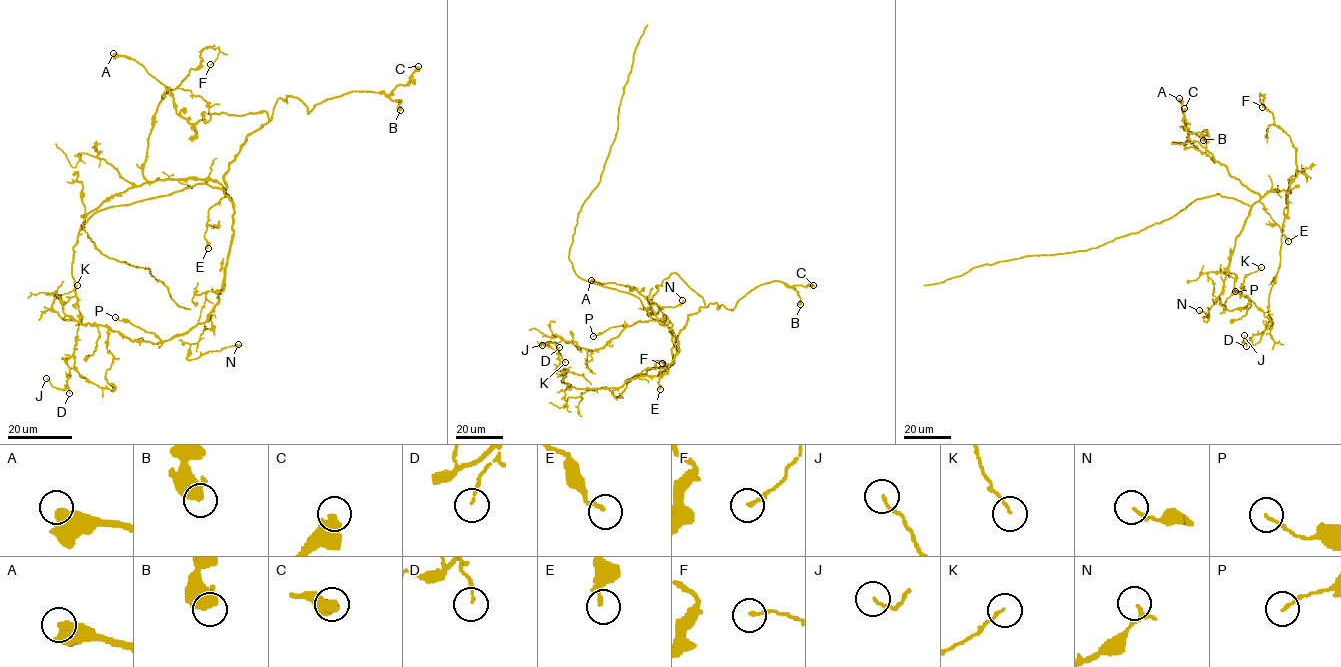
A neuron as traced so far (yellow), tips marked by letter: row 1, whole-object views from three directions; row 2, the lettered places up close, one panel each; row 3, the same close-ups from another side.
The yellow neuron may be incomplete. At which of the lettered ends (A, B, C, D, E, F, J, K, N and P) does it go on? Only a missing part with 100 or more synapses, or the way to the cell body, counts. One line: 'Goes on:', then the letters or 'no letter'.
Goes on: no letter

